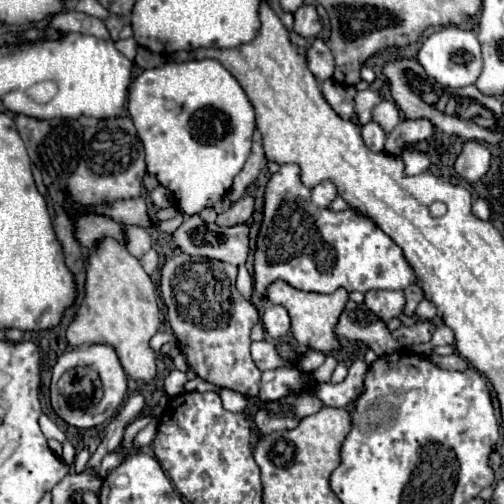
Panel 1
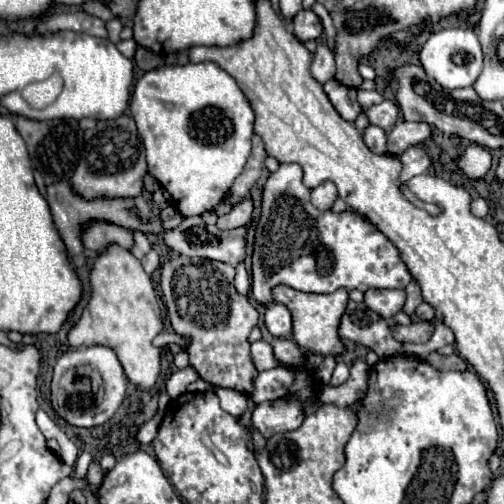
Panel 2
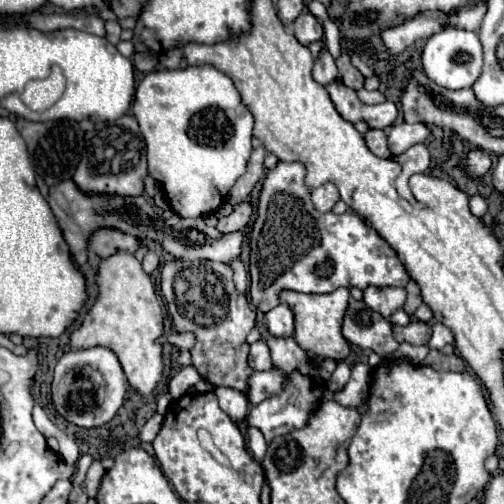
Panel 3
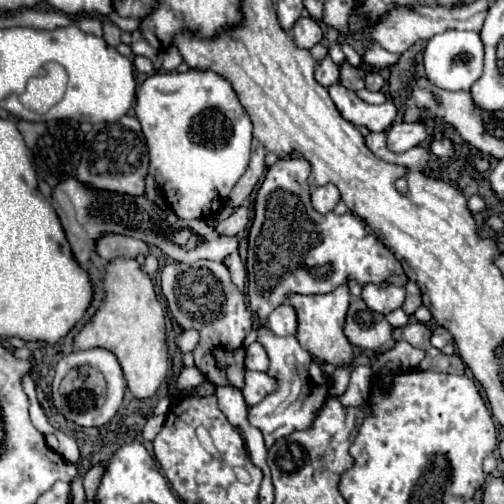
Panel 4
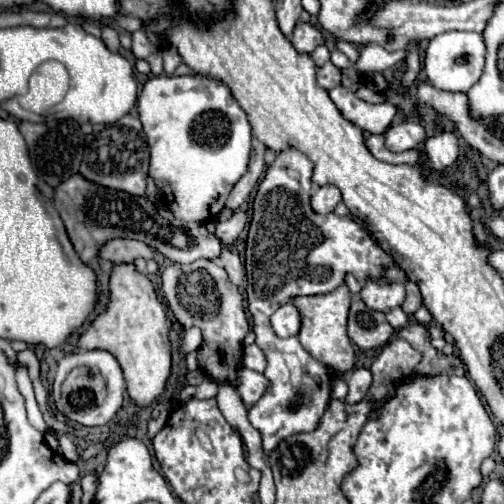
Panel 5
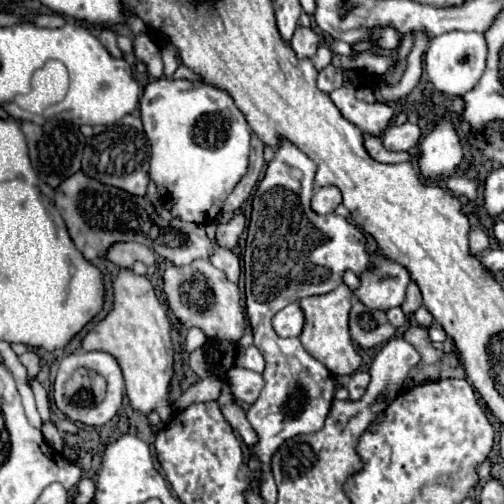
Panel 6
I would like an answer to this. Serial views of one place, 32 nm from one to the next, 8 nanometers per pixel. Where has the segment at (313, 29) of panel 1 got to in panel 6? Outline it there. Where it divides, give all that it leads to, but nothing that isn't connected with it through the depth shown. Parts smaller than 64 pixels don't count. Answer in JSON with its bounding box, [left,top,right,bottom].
[290,26,320,58]

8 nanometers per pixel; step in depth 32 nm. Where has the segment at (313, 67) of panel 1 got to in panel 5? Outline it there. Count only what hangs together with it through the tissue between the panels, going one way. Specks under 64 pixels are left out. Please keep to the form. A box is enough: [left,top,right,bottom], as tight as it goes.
[318,62,342,90]

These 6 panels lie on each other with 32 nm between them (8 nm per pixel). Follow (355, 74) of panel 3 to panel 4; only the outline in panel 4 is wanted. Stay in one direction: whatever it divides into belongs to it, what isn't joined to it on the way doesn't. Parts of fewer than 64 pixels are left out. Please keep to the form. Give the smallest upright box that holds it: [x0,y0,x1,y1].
[340,62,364,90]

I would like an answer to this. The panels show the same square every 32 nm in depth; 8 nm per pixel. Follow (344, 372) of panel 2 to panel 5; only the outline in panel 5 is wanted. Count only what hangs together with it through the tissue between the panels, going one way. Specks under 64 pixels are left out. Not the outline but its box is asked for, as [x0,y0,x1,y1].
[332,374,348,400]

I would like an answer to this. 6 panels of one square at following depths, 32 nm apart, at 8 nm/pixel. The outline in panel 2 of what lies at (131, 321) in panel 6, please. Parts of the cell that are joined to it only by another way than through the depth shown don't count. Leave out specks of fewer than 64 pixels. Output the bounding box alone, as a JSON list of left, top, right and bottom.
[68,244,162,392]

